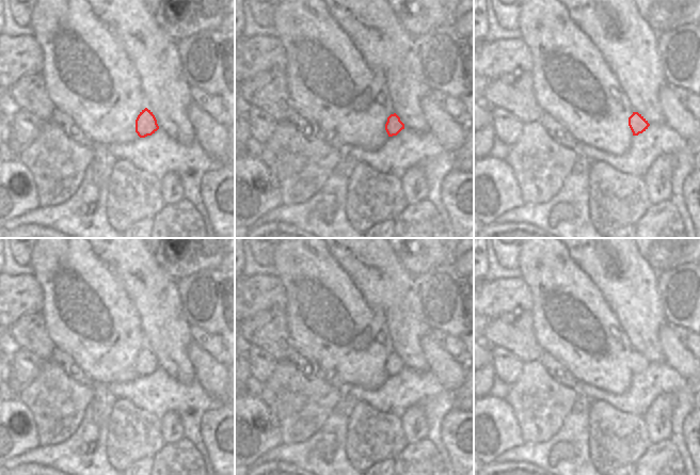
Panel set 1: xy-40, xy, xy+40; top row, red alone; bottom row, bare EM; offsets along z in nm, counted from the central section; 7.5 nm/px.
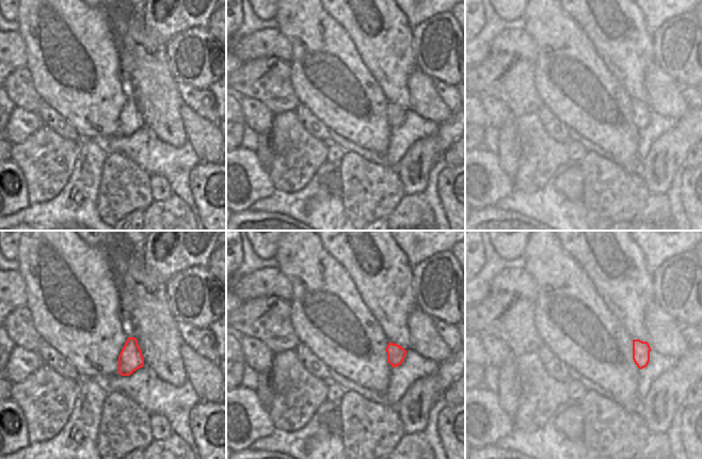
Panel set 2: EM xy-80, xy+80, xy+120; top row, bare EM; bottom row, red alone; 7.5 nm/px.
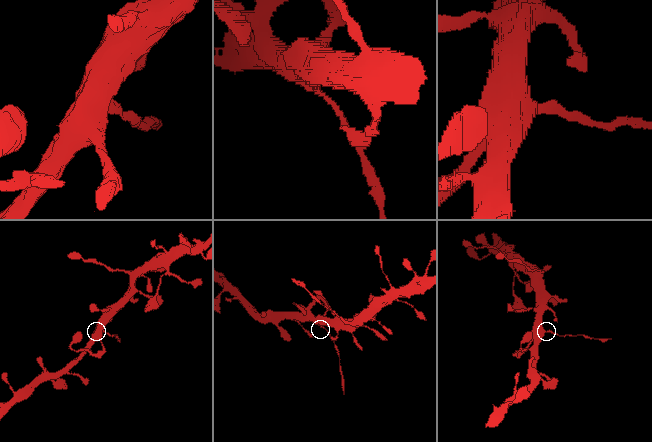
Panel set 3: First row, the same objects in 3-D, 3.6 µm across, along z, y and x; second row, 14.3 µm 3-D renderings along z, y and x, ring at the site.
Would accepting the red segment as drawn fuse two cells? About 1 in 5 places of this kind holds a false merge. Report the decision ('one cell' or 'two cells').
two cells

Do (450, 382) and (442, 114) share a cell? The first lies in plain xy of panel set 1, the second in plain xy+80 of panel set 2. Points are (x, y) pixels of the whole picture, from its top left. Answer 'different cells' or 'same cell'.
same cell

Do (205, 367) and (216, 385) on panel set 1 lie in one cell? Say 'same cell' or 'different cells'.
same cell

